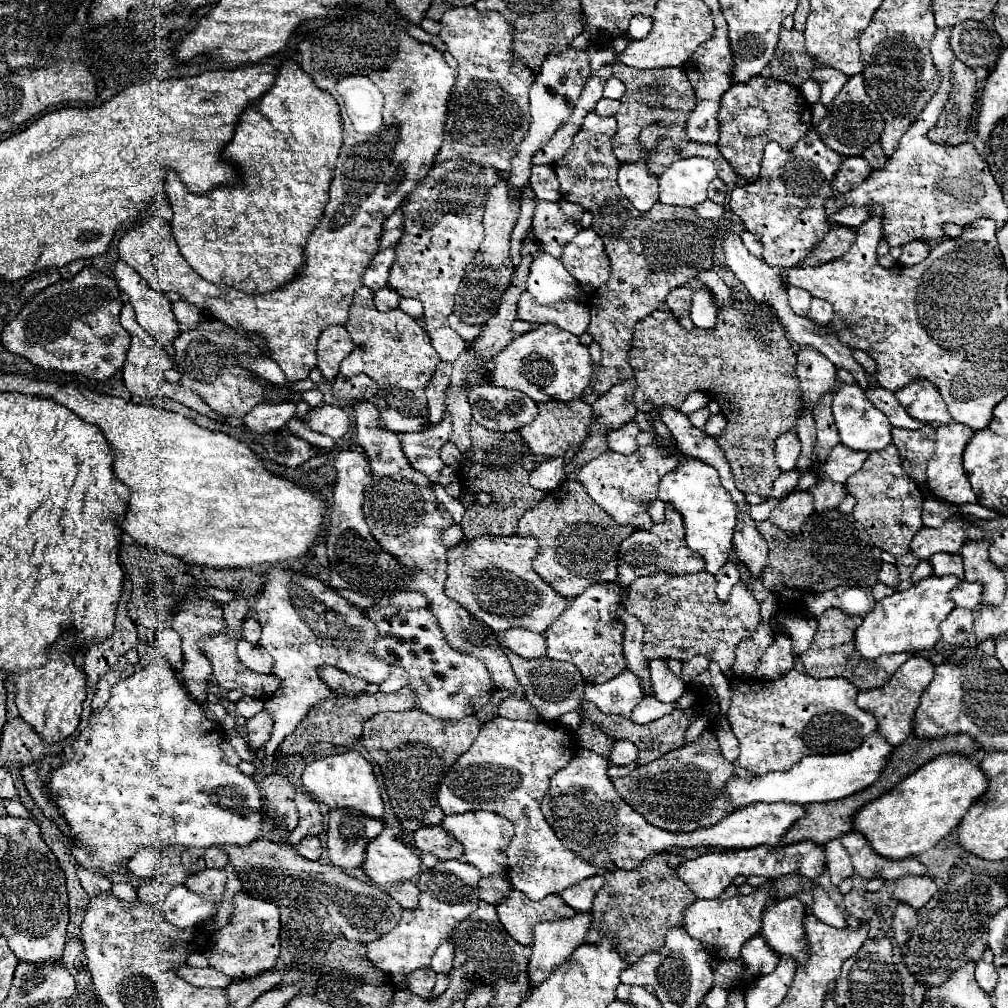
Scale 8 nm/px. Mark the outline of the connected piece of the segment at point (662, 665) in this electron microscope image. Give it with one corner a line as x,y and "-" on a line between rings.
666,660
650,662
650,682
652,682
652,696
660,702
674,702
686,690
684,680
668,670

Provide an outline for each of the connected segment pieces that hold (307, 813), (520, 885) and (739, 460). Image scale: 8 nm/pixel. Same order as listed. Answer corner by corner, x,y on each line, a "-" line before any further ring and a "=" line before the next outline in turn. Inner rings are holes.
298,794
294,802
296,802
296,808
300,812
300,820
298,820
298,826
286,838
288,846
292,846
292,848
302,838
318,836
324,830
324,816
320,812
320,804
314,798
310,798
306,794
=
496,716
481,726
470,750
456,760
438,790
444,814
488,810
514,824
516,834
506,852
510,864
508,880
512,888
524,892
530,900
542,900
546,894
562,892
584,878
608,874
608,870
590,866
590,862
566,850
540,812
550,778
572,760
574,744
574,734
566,732
558,722
554,728
554,722
524,722
=
748,300
740,302
738,306
722,306
718,310
716,328
712,332
698,328
688,332
680,326
674,314
656,310
650,316
636,322
634,344
628,362
634,370
638,388
646,394
646,400
657,410
663,405
679,409
686,396
696,390
706,392
712,400
720,404
722,414
728,420
728,426
722,432
722,436
716,436
716,440
726,452
726,460
730,462
738,490
742,490
742,482
760,482
760,480
774,482
774,476
768,476
780,474
780,468
774,460
774,440
780,434
790,432
796,426
798,418
802,416
798,378
794,374
796,354
774,310
764,308
760,304
750,304

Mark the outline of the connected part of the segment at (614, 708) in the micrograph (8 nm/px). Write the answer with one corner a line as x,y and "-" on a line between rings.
628,668
604,684
586,683
584,689
584,698
594,703
604,714
620,714
626,718
642,700
642,696
642,680

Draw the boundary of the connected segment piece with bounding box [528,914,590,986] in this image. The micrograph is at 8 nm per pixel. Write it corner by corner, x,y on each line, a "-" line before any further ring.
576,914
566,920
538,924
534,928
534,940
530,944
530,984
542,984
562,962
566,962
566,958
584,942
588,928
590,914

